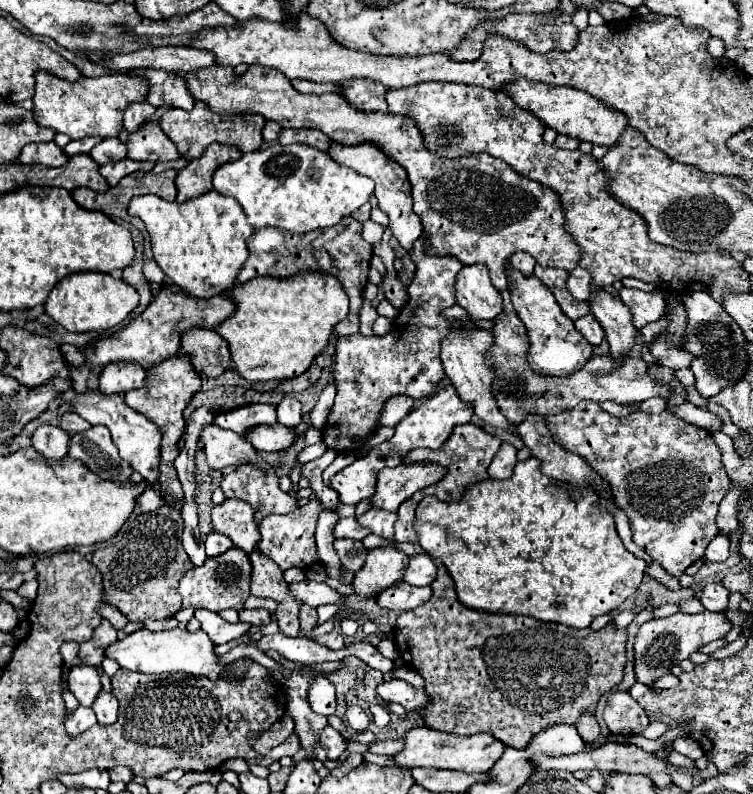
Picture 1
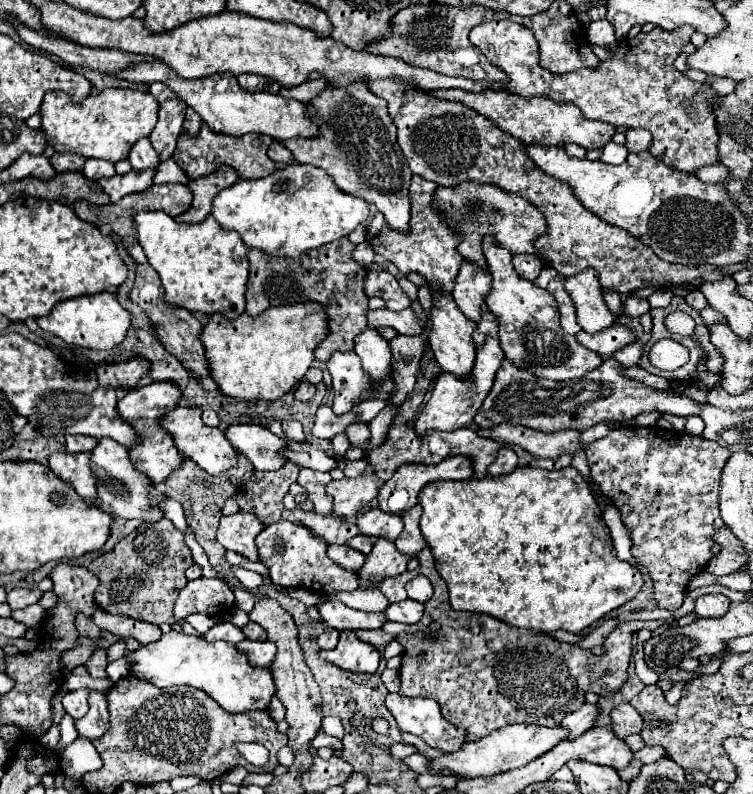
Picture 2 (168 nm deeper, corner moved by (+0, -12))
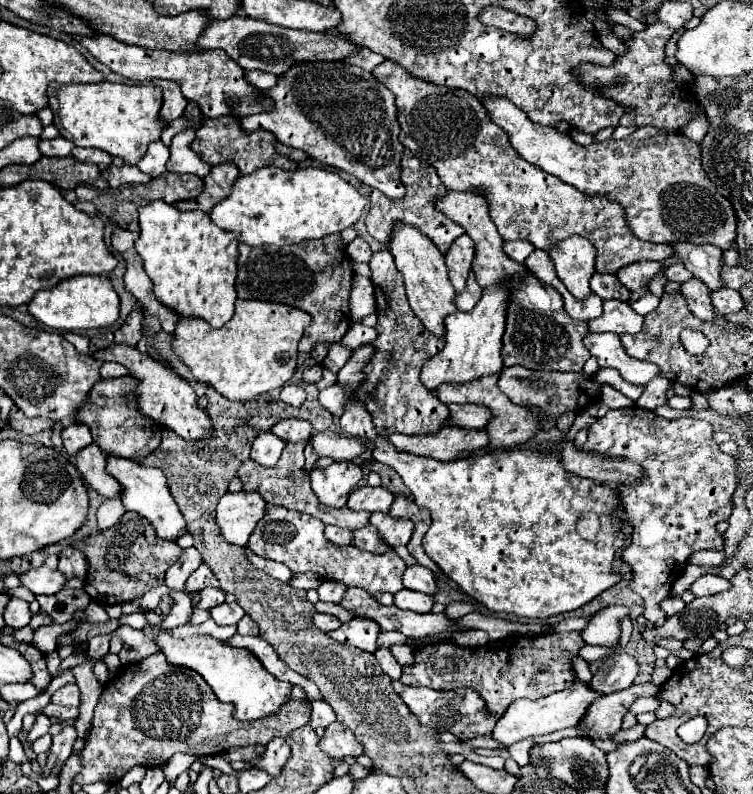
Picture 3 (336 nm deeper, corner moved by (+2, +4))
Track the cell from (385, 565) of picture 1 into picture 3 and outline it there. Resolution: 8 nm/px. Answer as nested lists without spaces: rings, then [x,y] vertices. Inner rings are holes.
[[[374,512],[370,522],[380,530],[384,542],[390,544],[392,548],[410,542],[410,536],[412,536],[412,530],[414,530],[414,522],[412,520],[396,518],[396,516],[382,514],[382,512]]]

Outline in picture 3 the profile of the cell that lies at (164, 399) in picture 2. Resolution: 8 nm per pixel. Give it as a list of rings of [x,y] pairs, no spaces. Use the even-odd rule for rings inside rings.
[[[130,376],[100,380],[88,392],[88,400],[78,408],[78,414],[74,416],[76,422],[86,424],[90,428],[94,442],[108,456],[140,460],[160,444],[160,426],[156,426],[152,420],[146,420],[146,416],[140,412],[134,398],[134,390],[136,380]]]

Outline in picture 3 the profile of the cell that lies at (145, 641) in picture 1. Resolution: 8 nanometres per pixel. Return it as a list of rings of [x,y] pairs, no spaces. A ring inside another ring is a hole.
[[[160,634],[156,638],[158,646],[170,660],[170,664],[176,666],[186,666],[196,670],[198,674],[204,676],[206,684],[212,688],[218,700],[234,704],[232,716],[236,720],[260,720],[276,714],[288,700],[290,700],[290,690],[292,686],[288,682],[280,682],[274,678],[262,664],[260,660],[244,650],[244,648],[230,648],[228,644],[214,640],[212,636],[190,636],[184,640],[172,638],[170,634]]]

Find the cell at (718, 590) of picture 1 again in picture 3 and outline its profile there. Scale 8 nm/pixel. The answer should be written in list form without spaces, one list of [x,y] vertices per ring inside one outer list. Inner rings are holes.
[[[704,574],[704,576],[700,576],[690,586],[690,590],[694,592],[694,596],[712,596],[712,594],[724,592],[728,588],[730,588],[730,580],[726,580],[722,576],[716,576],[716,574]]]

